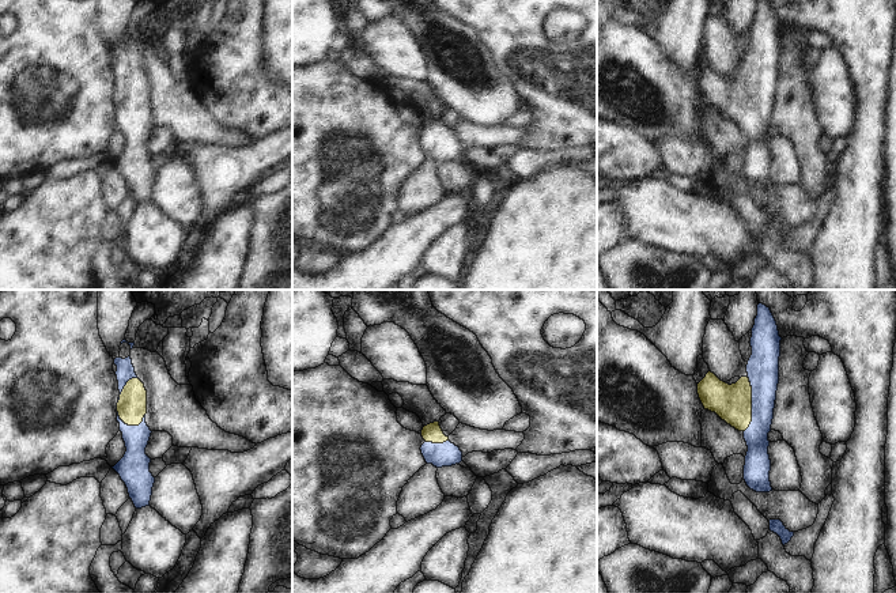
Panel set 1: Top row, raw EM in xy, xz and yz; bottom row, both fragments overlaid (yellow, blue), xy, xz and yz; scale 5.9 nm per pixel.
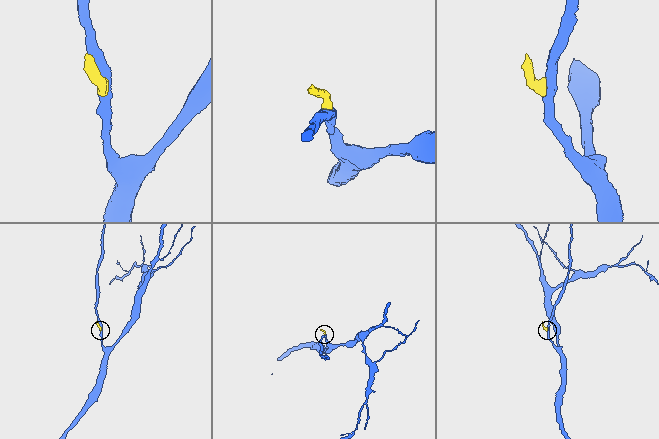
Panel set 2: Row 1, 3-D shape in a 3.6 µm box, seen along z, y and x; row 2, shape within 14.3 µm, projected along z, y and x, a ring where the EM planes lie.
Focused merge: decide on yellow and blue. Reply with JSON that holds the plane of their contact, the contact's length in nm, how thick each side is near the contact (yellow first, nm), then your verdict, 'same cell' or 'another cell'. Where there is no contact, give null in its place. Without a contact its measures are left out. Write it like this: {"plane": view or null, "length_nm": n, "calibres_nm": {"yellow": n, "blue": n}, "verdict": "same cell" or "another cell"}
{"plane": "yz", "length_nm": 320, "calibres_nm": {"yellow": 220, "blue": 190}, "verdict": "same cell"}

